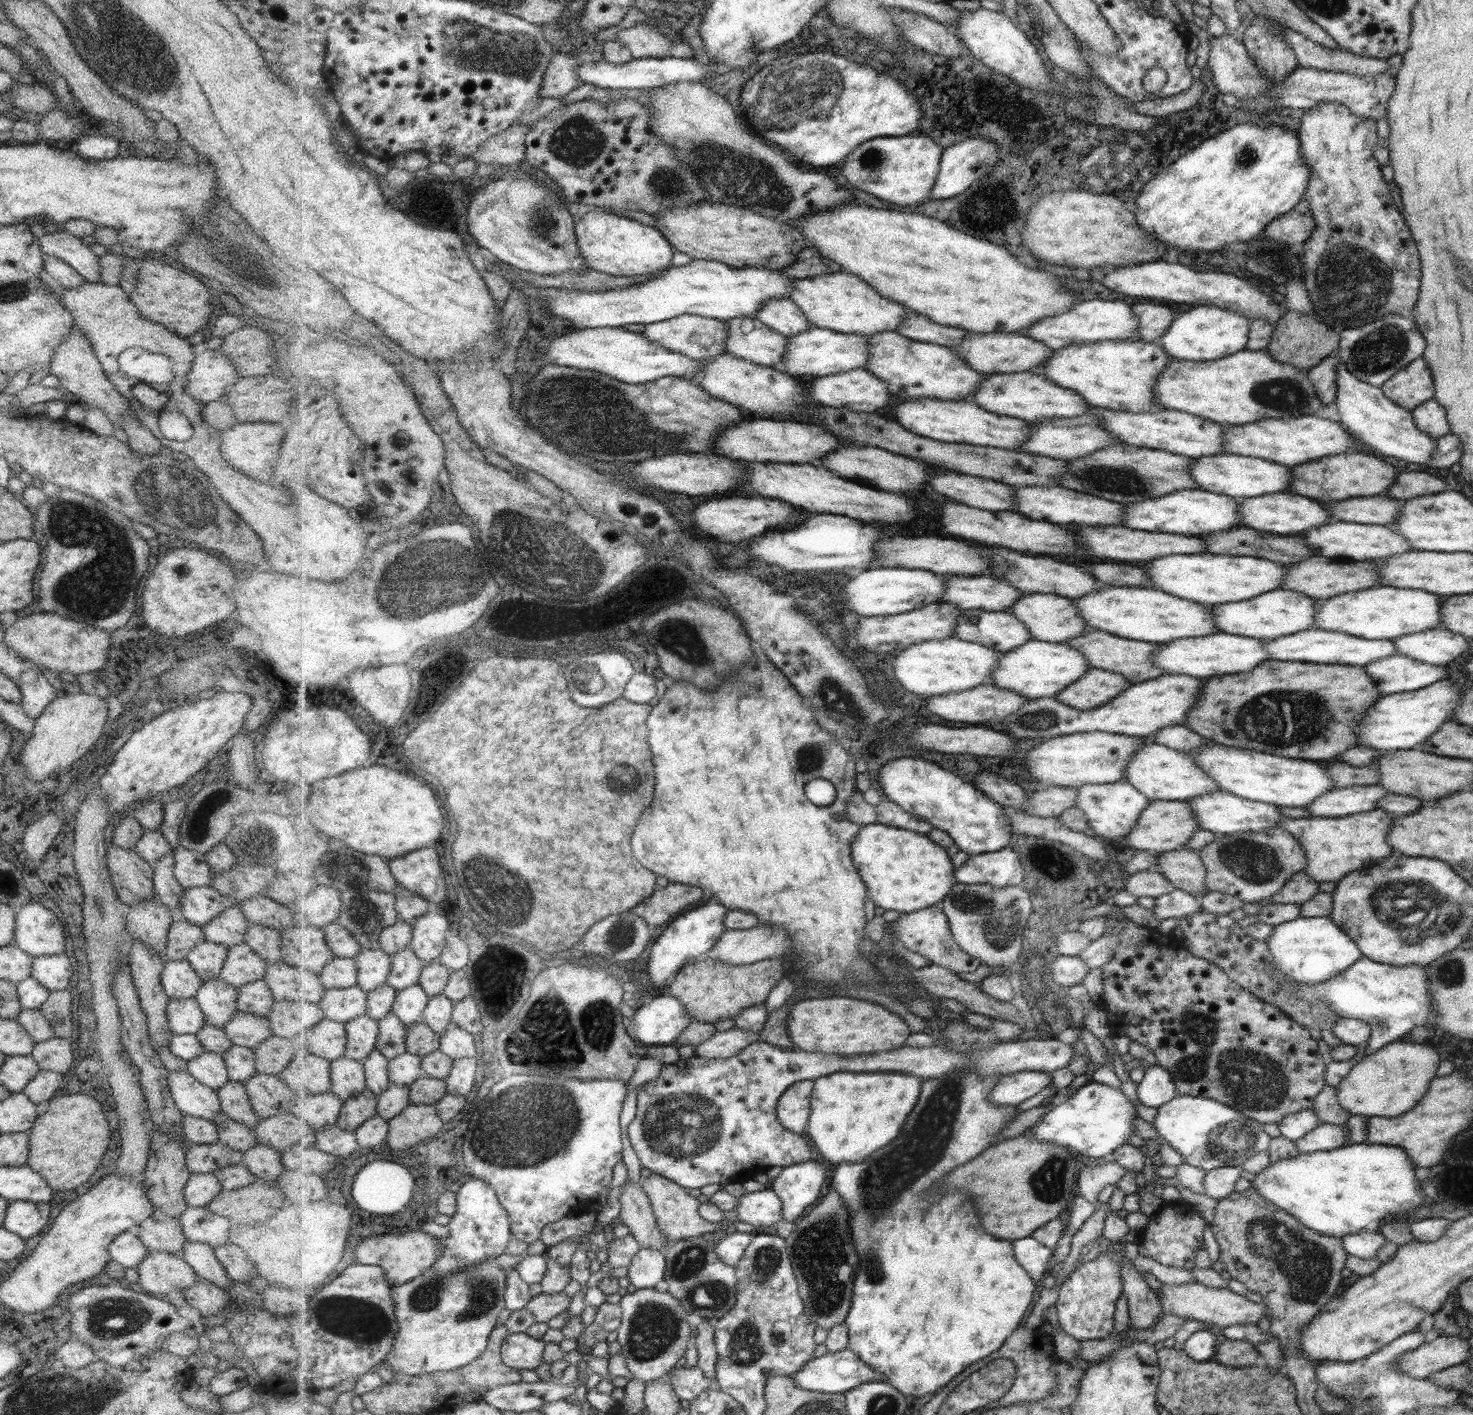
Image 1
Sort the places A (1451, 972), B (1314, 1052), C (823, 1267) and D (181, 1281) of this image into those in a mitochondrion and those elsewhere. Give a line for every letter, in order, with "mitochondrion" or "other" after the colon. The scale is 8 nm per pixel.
A: mitochondrion
B: other
C: mitochondrion
D: other

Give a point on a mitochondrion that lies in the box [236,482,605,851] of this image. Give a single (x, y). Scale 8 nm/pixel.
(458, 583)

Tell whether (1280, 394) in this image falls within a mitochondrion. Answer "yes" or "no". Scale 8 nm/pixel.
yes

